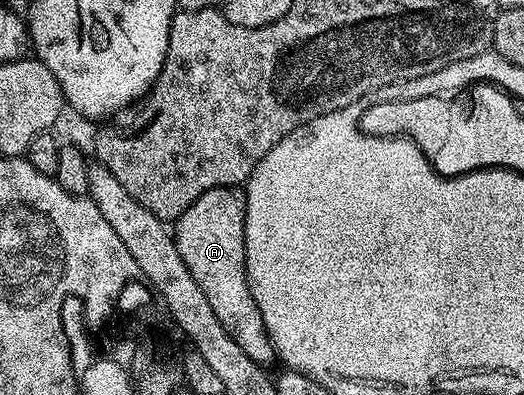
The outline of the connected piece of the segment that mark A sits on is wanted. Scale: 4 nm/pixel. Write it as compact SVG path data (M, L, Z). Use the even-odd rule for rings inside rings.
M217 185L214 189L202 193L184 213L179 216L179 220L174 222L173 236L177 243L177 251L181 251L181 259L185 259L185 267L189 267L189 275L193 275L193 279L197 279L197 287L201 287L201 291L205 291L205 299L209 299L209 307L213 307L213 312L217 314L217 319L221 319L221 327L225 327L225 331L229 331L229 335L237 343L237 347L241 347L241 351L245 351L245 355L249 355L249 359L253 359L259 365L264 367L270 366L270 361L276 360L275 348L267 334L265 327L265 319L261 319L261 311L257 311L257 299L253 299L253 295L249 291L249 283L247 281L247 268L245 267L245 207L247 199L244 190L239 187L230 185Z

